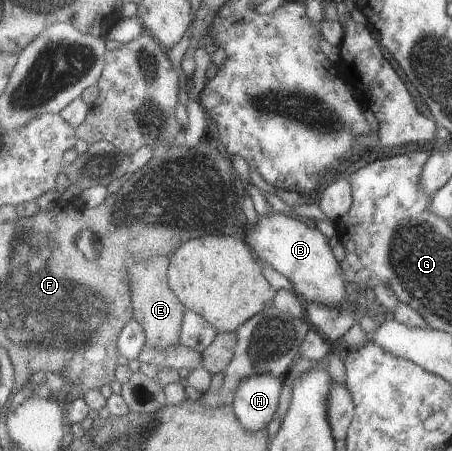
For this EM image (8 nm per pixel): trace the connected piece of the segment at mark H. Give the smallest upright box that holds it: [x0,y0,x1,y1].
[234,375,284,431]

